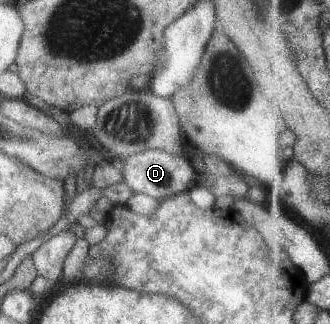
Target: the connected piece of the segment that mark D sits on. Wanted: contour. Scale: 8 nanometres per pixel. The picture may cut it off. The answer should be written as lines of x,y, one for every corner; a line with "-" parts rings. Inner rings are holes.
149,149
134,155
128,155
119,167
121,180
131,191
143,193
158,201
173,196
175,193
188,192
198,184
198,174
189,160
182,155
170,155
160,150

